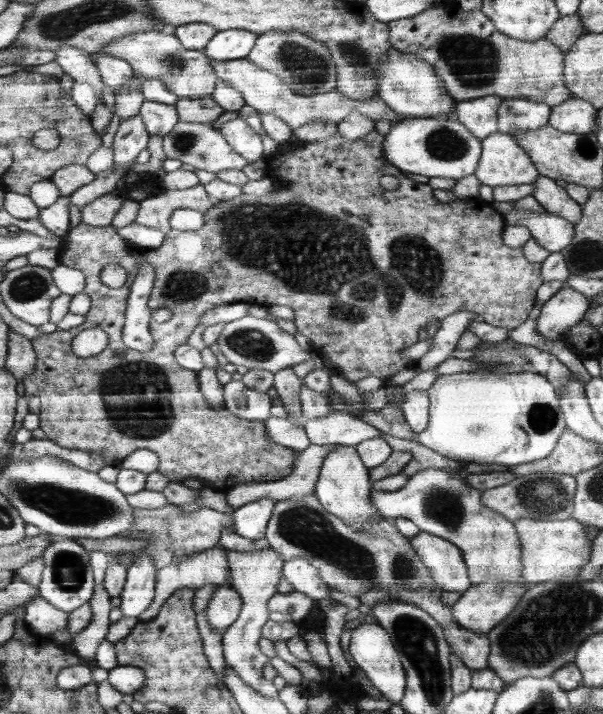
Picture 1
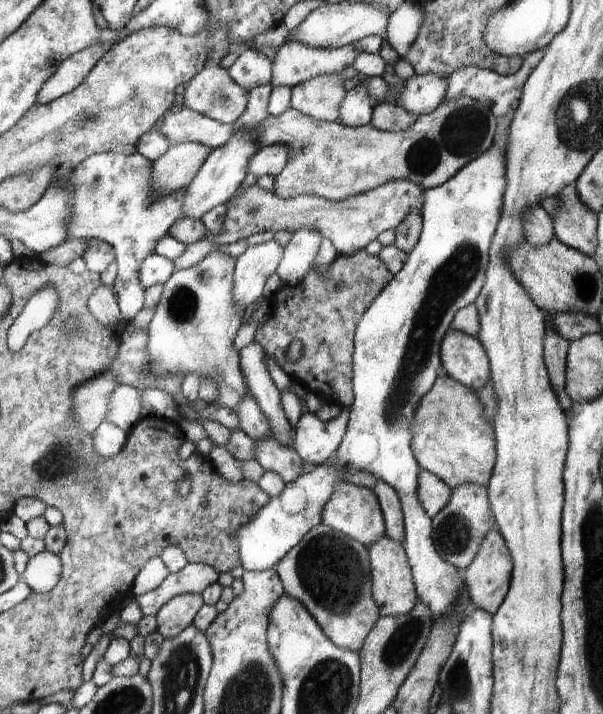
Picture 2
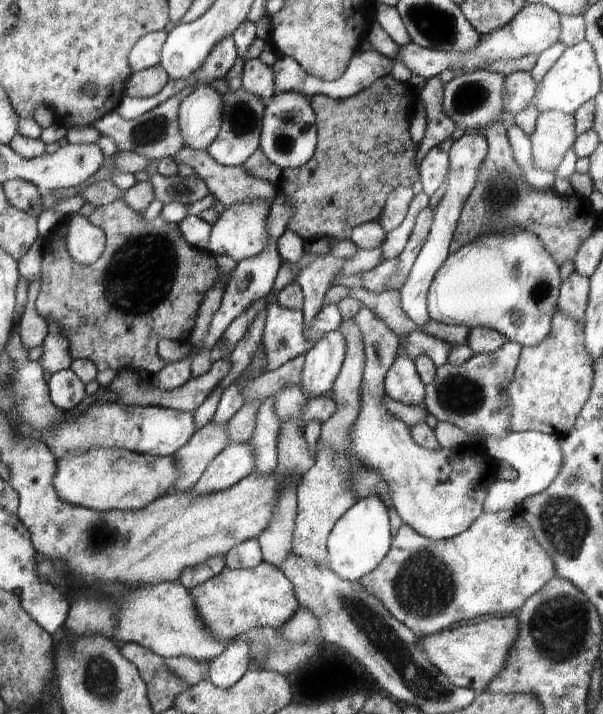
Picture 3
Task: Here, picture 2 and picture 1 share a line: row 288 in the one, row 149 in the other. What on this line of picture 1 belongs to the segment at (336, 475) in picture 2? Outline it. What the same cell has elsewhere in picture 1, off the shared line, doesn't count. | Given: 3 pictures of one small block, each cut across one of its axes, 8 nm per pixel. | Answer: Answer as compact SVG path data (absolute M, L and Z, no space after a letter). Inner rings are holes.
M407 117L398 123L391 123L390 132L383 140L383 151L387 161L402 172L434 177L464 179L474 175L482 156L482 140L456 118L450 117Z

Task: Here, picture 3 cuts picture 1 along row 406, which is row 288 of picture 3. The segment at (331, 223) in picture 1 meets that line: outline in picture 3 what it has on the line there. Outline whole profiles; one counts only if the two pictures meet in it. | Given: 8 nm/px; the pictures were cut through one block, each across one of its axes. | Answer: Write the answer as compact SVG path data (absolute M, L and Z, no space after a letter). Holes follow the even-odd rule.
M125 198L108 206L97 207L90 220L107 233L106 251L96 264L85 266L78 263L68 249L72 218L65 218L62 226L44 239L45 248L50 249L45 249L43 289L37 300L37 310L50 323L58 324L64 336L70 340L75 360L92 360L99 371L145 370L151 377L157 376L167 366L166 360L158 354L158 344L163 339L180 341L190 336L200 302L220 276L216 256L189 246L178 224L173 224L162 215L155 220L148 219L145 213L134 210Z

